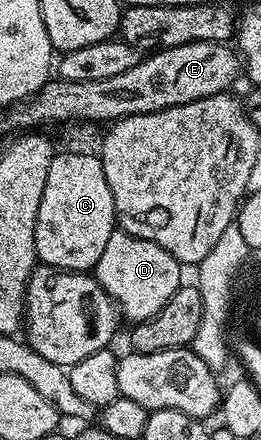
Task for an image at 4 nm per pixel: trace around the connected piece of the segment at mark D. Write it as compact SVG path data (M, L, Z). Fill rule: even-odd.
M116 230L105 245L101 258L97 258L93 275L97 283L107 291L109 298L124 321L138 322L153 318L169 298L181 286L179 280L184 269L177 258L169 254L169 250L161 250L157 242L149 242L145 238L137 238L122 230Z

